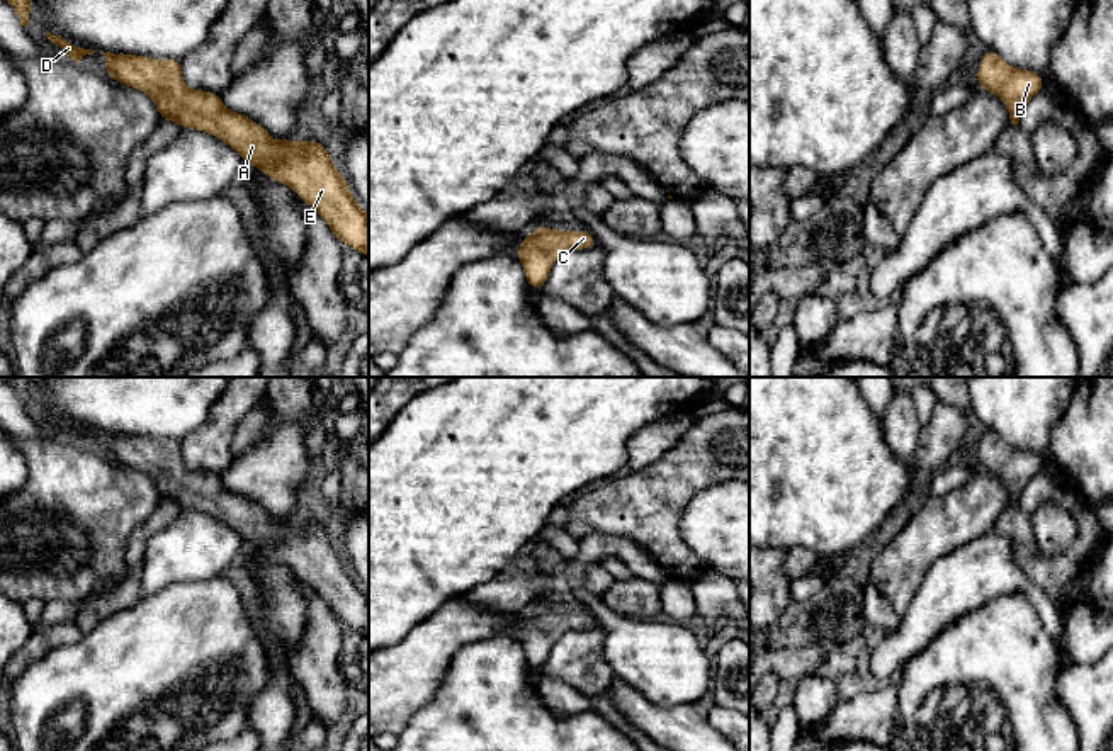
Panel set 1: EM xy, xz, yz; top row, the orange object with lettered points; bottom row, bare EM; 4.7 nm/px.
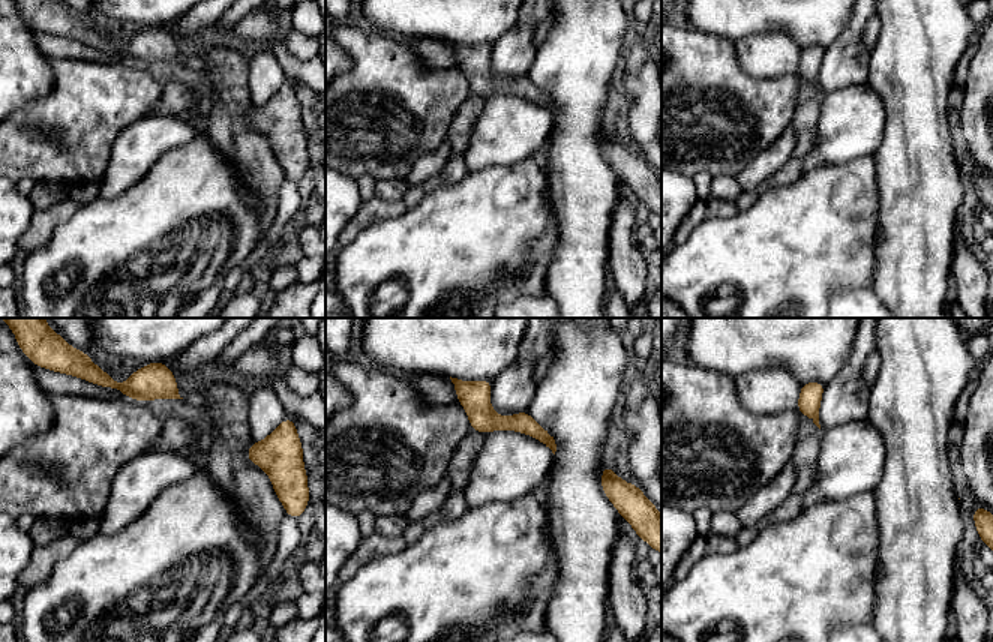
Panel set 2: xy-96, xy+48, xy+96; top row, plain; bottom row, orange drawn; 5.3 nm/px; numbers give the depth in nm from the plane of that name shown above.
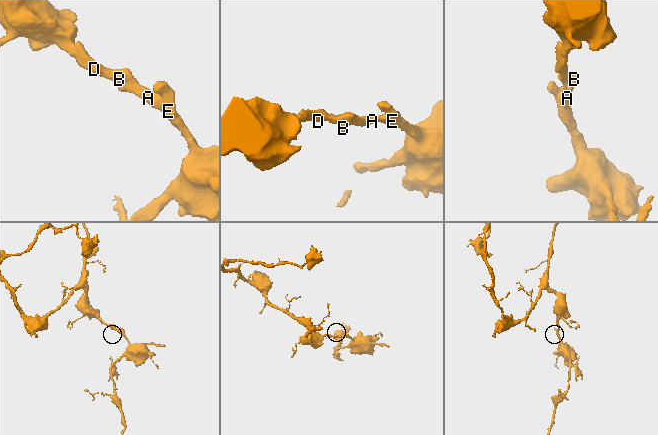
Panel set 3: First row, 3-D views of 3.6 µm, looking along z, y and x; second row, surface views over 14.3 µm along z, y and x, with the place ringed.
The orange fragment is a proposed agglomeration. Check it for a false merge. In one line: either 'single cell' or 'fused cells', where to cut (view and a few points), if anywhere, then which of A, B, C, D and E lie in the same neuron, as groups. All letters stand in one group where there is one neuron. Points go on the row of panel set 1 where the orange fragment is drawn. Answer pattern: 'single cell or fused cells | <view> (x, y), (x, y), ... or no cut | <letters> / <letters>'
single cell | no cut | A B C D E

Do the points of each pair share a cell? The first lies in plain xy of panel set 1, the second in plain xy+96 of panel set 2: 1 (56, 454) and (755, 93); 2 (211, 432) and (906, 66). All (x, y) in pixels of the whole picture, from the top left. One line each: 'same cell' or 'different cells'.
1: same cell
2: different cells

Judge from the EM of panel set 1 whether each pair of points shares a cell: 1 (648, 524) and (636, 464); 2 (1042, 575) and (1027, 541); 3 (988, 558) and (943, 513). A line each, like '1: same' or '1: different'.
1: different
2: same
3: different

